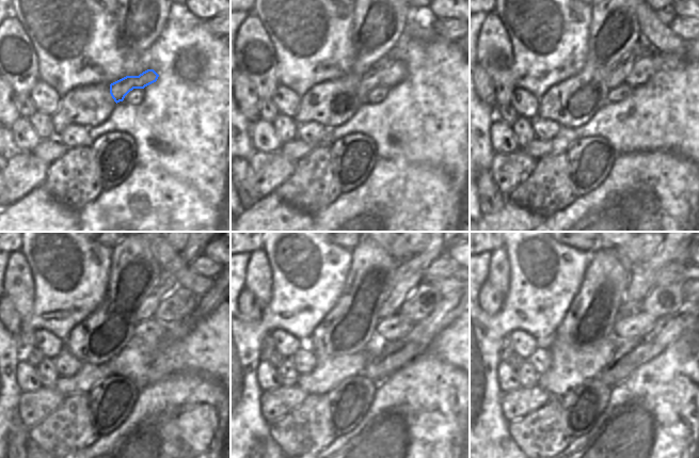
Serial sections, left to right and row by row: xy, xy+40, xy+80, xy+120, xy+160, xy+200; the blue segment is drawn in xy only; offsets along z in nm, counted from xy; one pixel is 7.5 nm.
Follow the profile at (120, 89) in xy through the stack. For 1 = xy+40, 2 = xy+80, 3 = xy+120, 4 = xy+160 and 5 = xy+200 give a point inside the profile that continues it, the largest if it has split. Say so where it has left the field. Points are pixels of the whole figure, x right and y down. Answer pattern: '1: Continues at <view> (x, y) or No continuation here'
1: Continues at xy+40 (387, 72)
2: Continues at xy+80 (636, 67)
3: Continues at xy+120 (167, 302)
4: Continues at xy+160 (410, 296)
5: Continues at xy+200 (658, 300).

